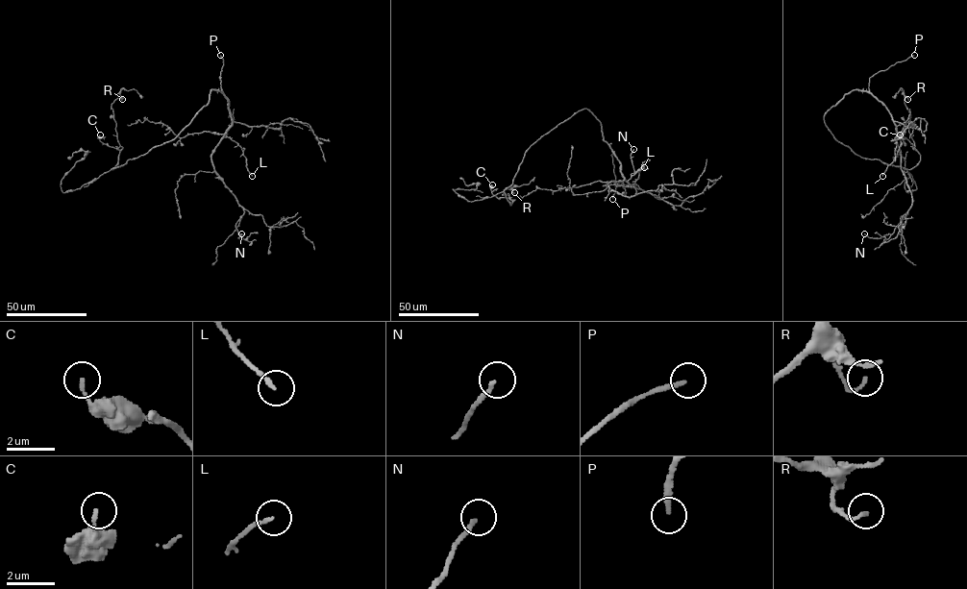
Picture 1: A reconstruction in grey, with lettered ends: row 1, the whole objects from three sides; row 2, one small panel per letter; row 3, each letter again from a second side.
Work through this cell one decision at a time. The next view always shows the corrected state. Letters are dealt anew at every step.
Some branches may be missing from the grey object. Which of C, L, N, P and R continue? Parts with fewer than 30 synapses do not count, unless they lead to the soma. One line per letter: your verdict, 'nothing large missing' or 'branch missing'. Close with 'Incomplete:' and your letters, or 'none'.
C: nothing large missing
L: nothing large missing
N: nothing large missing
P: branch missing
R: nothing large missing
Incomplete: P

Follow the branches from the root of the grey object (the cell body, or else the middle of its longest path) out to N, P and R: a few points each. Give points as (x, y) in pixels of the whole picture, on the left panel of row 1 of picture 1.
N: (209, 101), (212, 89), (228, 101), (232, 125), (211, 162), (243, 208), (235, 225), (238, 238), (241, 233)
P: (209, 101), (212, 89), (222, 91), (220, 55)
R: (209, 101), (174, 138), (112, 169), (122, 148), (117, 140), (111, 106), (118, 97), (122, 99)

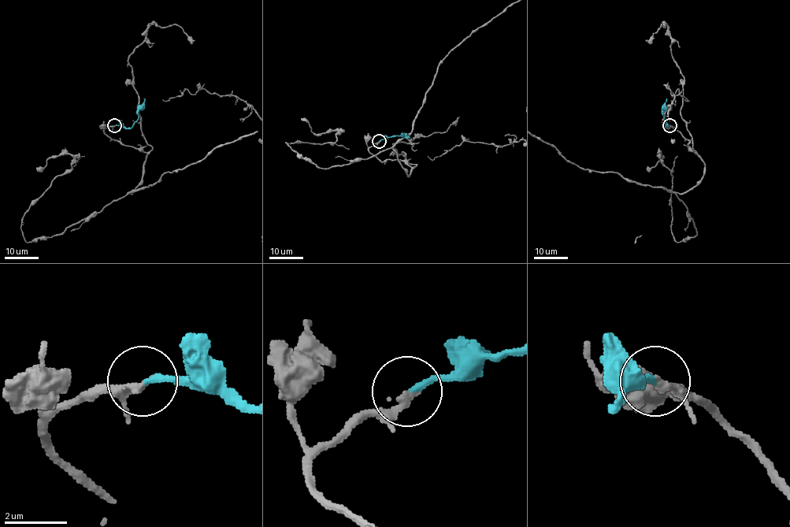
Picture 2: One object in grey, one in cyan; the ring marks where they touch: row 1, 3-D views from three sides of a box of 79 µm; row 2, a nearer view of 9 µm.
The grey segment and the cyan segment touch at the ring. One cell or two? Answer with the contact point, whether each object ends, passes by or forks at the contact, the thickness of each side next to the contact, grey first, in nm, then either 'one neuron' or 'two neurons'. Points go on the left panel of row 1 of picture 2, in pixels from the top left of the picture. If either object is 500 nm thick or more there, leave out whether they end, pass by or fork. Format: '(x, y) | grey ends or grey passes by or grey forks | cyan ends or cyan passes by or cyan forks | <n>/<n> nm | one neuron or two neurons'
(114, 125) | grey ends | cyan ends | 240/190 nm | one neuron

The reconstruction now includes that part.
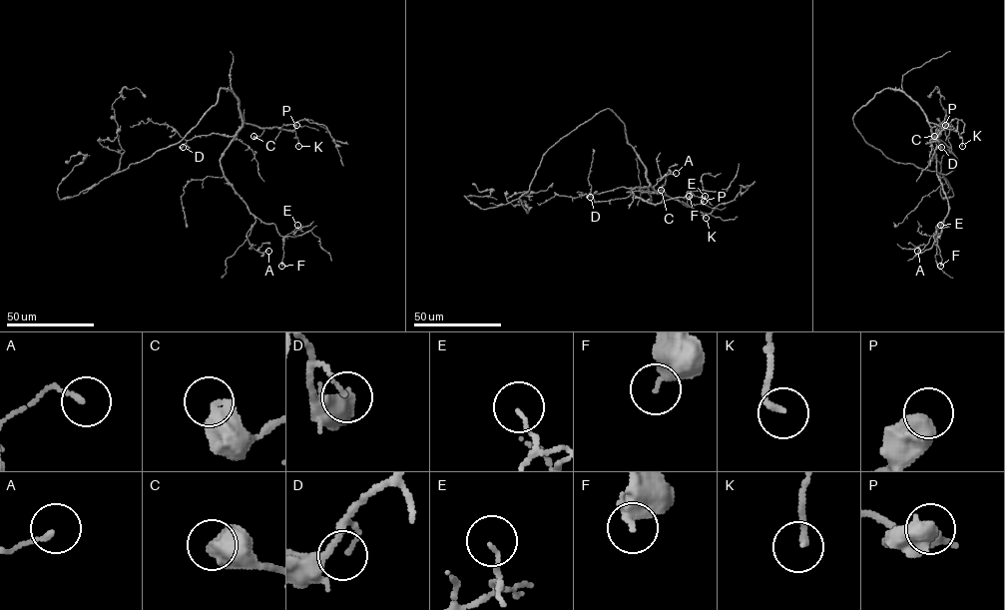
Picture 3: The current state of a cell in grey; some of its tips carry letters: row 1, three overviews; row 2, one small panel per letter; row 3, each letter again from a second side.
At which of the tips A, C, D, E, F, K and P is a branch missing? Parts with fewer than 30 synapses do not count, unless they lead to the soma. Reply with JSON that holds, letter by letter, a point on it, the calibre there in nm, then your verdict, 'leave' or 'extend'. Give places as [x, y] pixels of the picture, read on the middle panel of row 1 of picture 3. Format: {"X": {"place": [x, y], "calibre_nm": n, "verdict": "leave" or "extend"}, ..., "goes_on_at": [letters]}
{"A": {"place": [676, 173], "calibre_nm": 130, "verdict": "leave"}, "C": {"place": [661, 190], "calibre_nm": 550, "verdict": "leave"}, "D": {"place": [590, 197], "calibre_nm": 110, "verdict": "leave"}, "E": {"place": [705, 196], "calibre_nm": 90, "verdict": "leave"}, "F": {"place": [689, 196], "calibre_nm": 440, "verdict": "leave"}, "K": {"place": [706, 218], "calibre_nm": 170, "verdict": "leave"}, "P": {"place": [704, 201], "calibre_nm": 440, "verdict": "leave"}, "goes_on_at": []}

